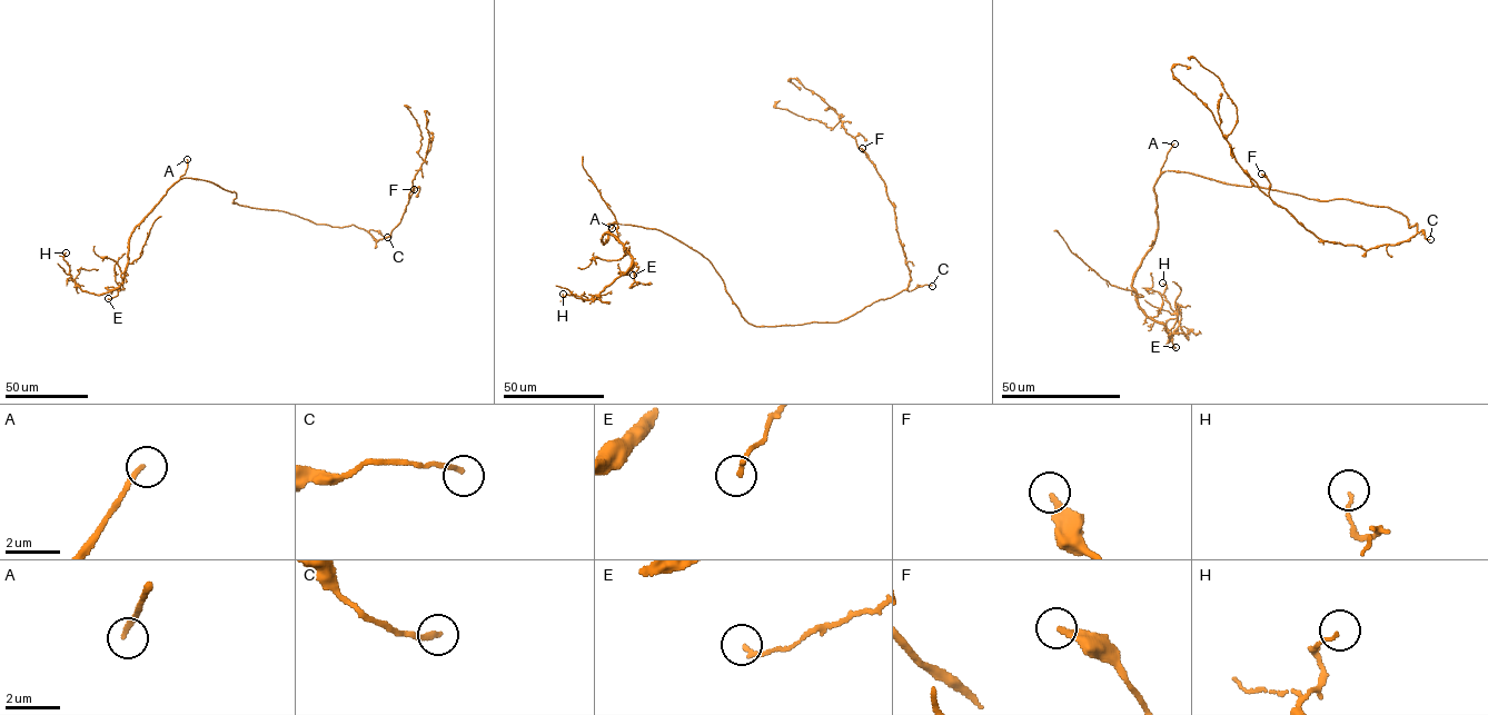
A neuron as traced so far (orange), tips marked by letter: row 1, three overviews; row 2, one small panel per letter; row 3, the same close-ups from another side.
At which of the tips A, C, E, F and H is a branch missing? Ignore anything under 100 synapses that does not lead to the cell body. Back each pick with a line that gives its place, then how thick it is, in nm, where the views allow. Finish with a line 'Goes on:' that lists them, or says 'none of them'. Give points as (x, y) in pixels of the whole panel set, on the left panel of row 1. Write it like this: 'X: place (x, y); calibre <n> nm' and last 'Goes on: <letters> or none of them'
A: place (187, 159); calibre 170 nm
Goes on: A

